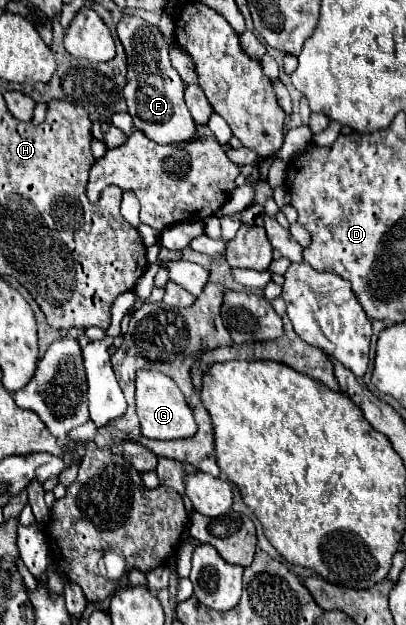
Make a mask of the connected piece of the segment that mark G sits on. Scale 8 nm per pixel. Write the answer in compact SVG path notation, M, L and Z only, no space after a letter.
M139 370L137 372L137 416L141 422L141 434L153 440L177 440L189 438L197 432L193 410L187 406L183 392L157 370Z

